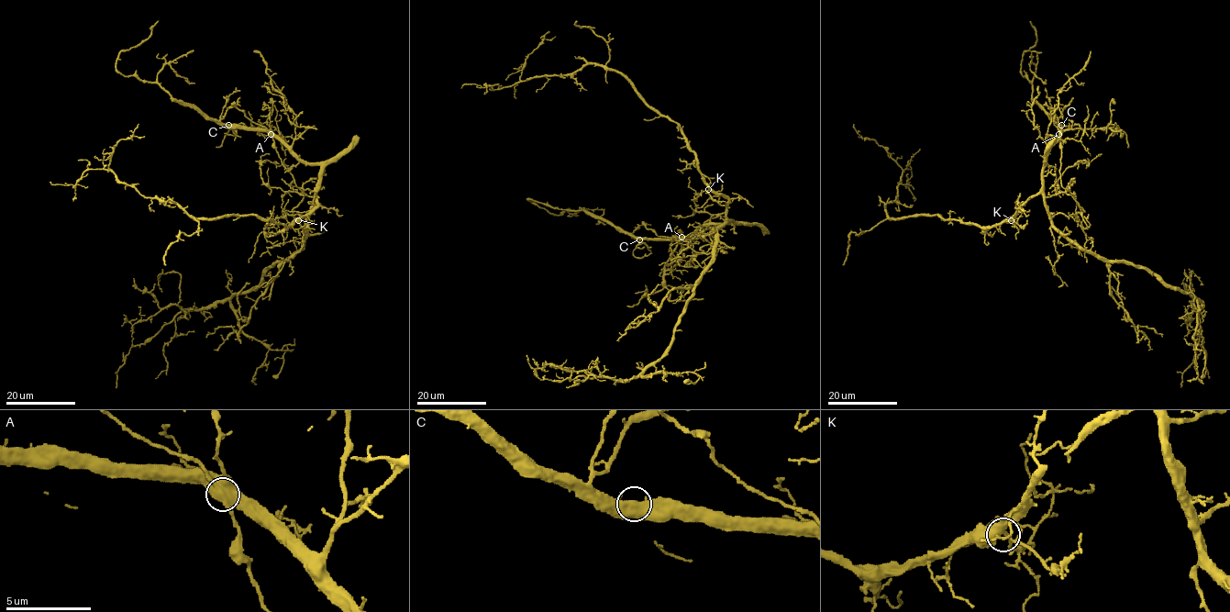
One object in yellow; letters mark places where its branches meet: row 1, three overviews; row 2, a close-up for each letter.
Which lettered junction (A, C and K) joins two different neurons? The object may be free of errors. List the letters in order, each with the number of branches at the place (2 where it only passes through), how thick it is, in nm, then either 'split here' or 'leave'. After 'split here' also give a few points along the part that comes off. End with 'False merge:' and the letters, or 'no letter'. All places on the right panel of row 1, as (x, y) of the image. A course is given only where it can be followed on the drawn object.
A: 5 | 460 nm | split here | (1059, 134), (1060, 183), (1085, 211)
C: 4 | 400 nm | leave
K: 5 | 320 nm | leave
False merge: A

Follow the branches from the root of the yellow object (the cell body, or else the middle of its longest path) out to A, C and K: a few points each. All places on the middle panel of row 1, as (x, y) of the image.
A: (726, 215), (730, 222), (703, 224), (689, 237), (681, 238)
C: (726, 215), (730, 222), (703, 224), (687, 238), (639, 239)
K: (726, 215), (728, 200), (708, 189)

